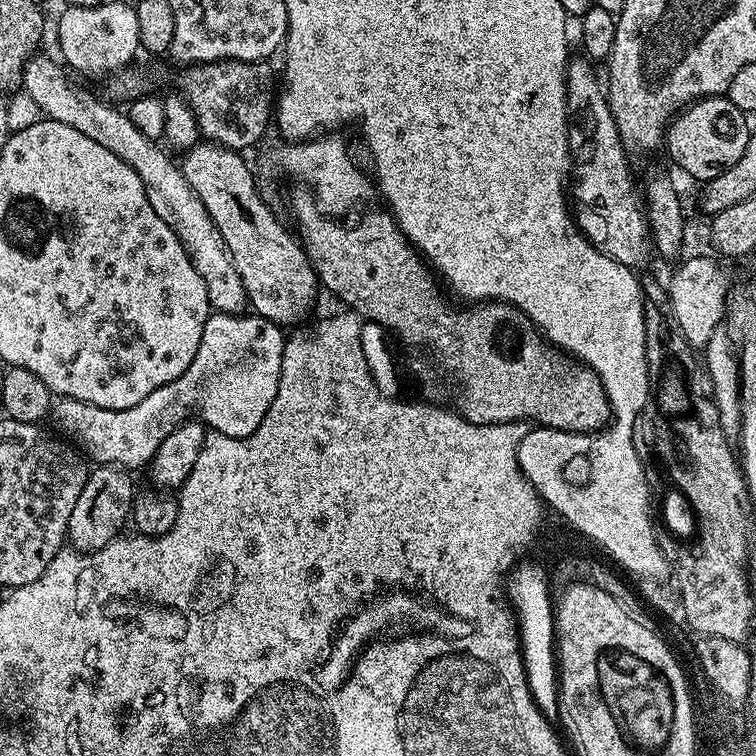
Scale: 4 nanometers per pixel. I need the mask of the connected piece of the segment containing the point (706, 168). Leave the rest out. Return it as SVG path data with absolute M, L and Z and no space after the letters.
M727 95L722 96L705 96L703 100L693 100L673 119L668 126L666 133L666 152L676 159L676 164L688 176L693 176L696 180L707 182L718 178L722 170L730 170L738 158L742 158L743 152L746 151L746 142L750 135L748 129L749 117L734 102L730 102Z

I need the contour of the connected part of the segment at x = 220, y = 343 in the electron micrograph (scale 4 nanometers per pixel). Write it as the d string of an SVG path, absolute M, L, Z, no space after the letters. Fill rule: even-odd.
M213 311L202 326L202 342L198 342L198 354L194 354L194 362L190 362L190 366L186 366L184 373L174 378L174 382L158 386L158 390L146 394L146 398L142 398L138 406L130 406L126 410L106 410L90 402L60 398L53 403L50 420L56 423L55 431L71 441L89 461L97 465L118 464L129 470L137 470L143 464L144 467L151 465L162 441L179 424L195 416L211 431L241 440L254 434L254 430L262 426L268 404L274 402L274 394L278 394L278 378L284 365L284 332L281 325L255 314Z

